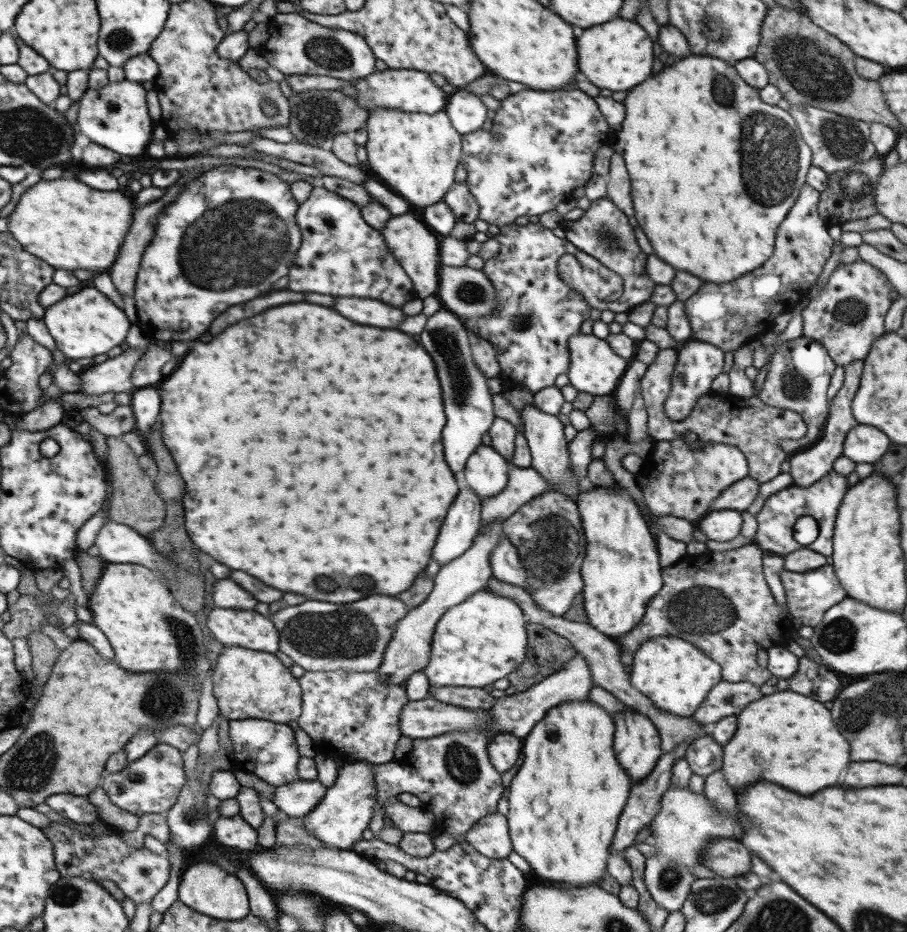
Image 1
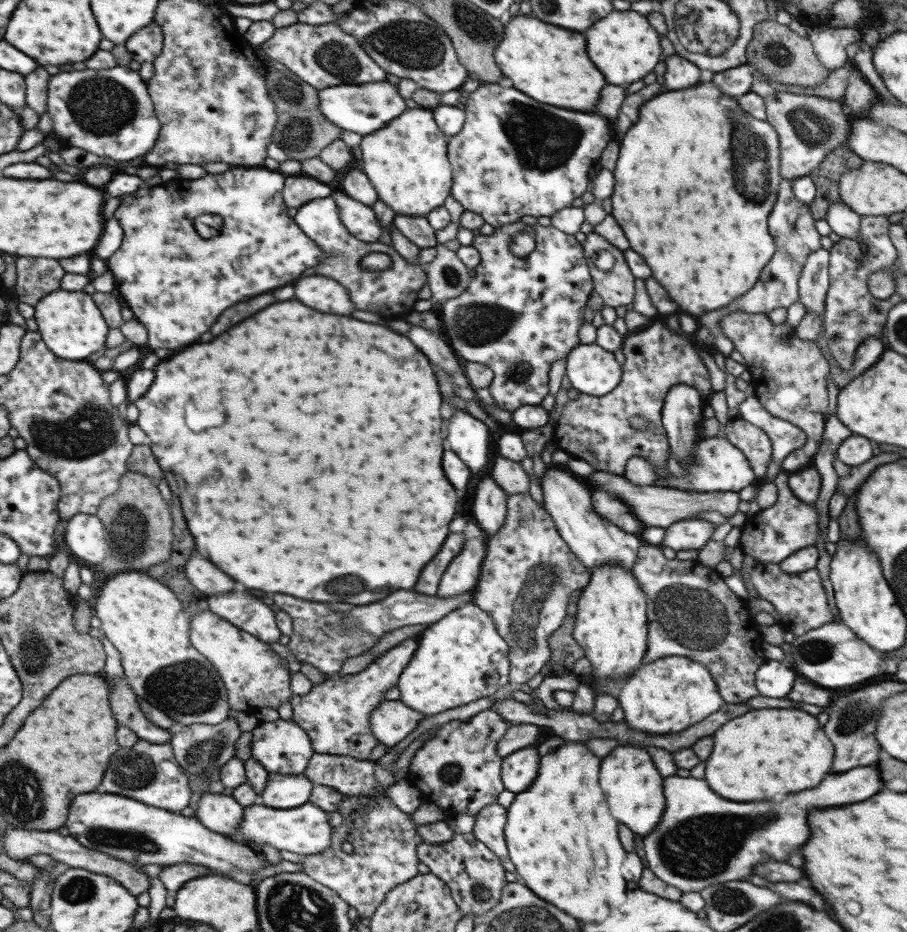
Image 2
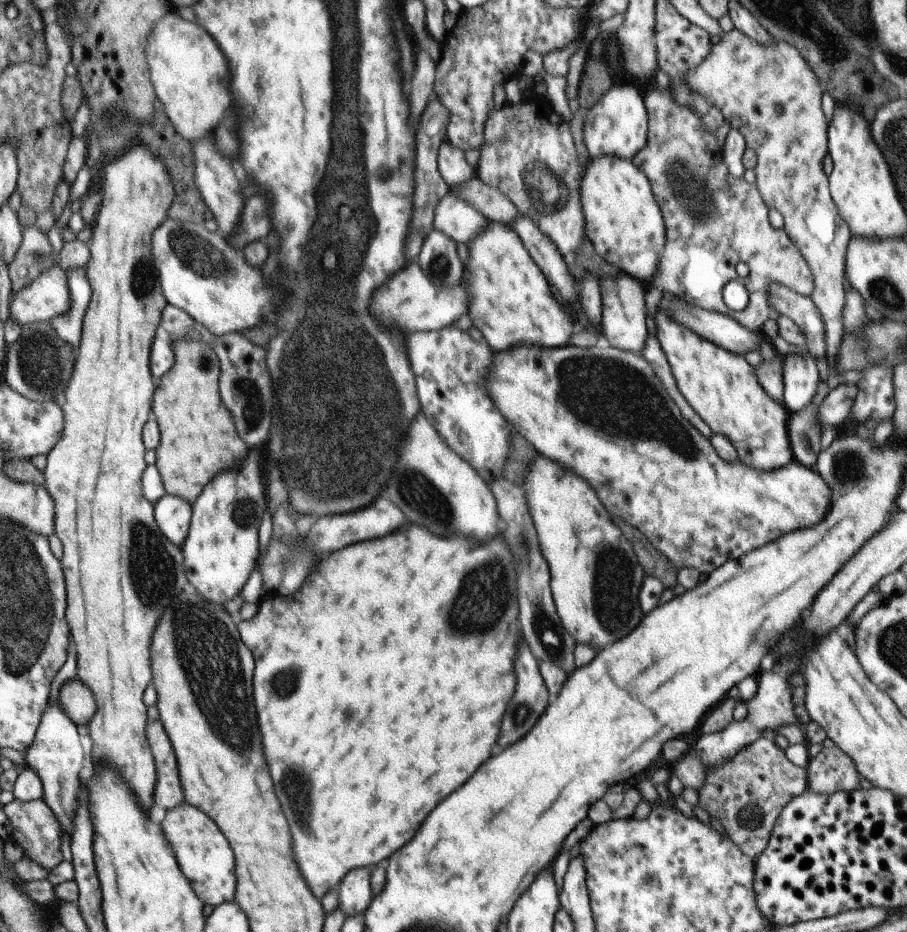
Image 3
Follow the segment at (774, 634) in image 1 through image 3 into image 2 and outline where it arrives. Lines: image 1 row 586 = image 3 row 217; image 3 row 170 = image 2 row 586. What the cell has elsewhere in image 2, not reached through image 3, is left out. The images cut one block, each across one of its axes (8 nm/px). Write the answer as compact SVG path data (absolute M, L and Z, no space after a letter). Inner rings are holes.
M644 543L636 552L632 566L632 576L639 584L646 602L647 652L643 664L661 658L661 656L685 656L704 664L713 677L719 690L719 696L729 702L743 702L751 696L757 696L754 674L757 667L766 661L761 649L762 638L759 625L750 616L747 600L735 596L714 568L702 567L697 561L667 559L661 553L661 546Z

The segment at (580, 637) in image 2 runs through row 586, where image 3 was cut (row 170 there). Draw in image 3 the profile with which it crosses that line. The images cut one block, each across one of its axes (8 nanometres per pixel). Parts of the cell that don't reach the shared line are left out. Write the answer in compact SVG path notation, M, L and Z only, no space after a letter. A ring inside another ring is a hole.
M599 156L586 162L579 197L584 232L594 252L639 282L647 282L655 272L657 256L665 242L663 220L647 178L631 160Z

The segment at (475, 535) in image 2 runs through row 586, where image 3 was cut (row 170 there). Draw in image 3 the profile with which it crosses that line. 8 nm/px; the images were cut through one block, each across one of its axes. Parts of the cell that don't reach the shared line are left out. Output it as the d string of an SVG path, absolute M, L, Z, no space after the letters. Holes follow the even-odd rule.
M447 142L439 146L437 170L449 191L453 186L463 186L469 178L476 176L474 168L467 164L464 152Z

